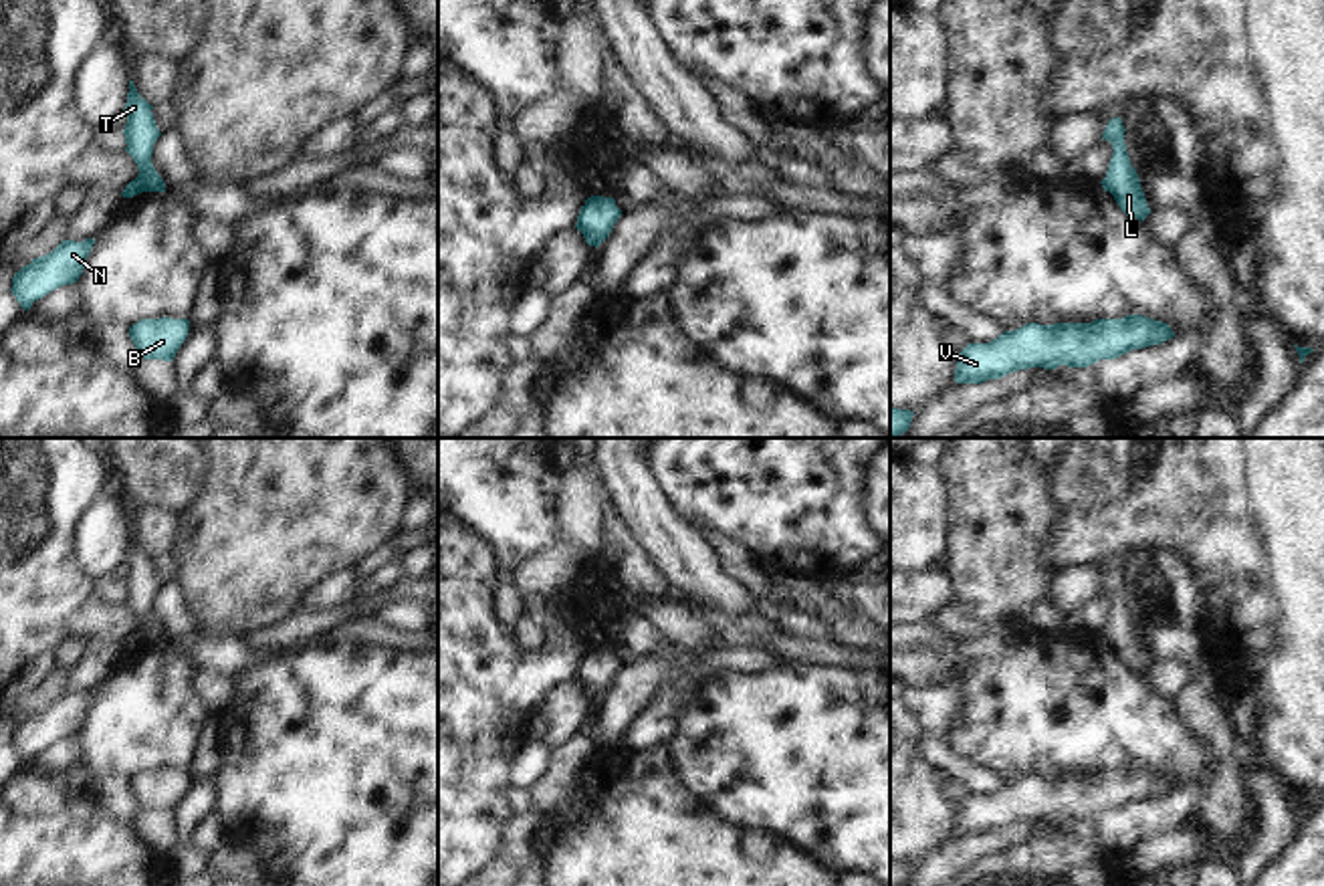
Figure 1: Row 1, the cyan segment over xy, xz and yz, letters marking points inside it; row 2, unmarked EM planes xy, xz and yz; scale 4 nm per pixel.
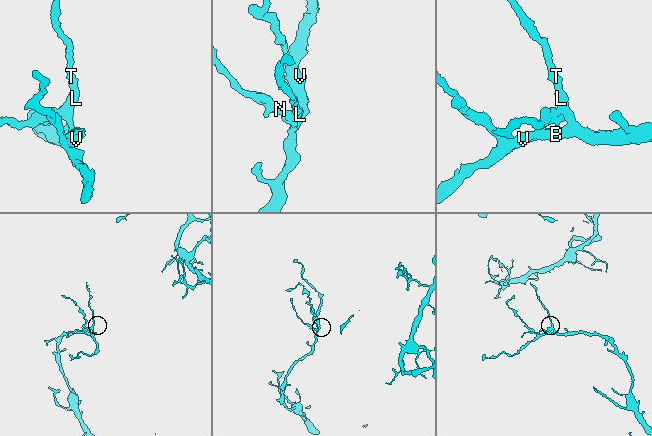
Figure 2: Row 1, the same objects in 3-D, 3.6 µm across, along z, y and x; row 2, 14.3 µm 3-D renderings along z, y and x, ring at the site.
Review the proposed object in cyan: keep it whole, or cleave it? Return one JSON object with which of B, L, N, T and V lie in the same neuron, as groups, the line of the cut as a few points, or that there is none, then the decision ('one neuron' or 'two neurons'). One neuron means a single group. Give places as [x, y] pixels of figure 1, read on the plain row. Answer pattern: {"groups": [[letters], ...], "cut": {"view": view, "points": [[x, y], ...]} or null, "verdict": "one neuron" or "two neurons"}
{"groups": [["B", "L", "N", "T", "V"]], "cut": null, "verdict": "one neuron"}

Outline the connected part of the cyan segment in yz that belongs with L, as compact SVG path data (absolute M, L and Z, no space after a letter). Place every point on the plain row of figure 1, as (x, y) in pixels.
M1120 569L1108 573L1102 591L1112 595L1112 612L1106 624L1106 630L1100 634L1106 644L1110 644L1120 658L1120 662L1136 672L1142 672L1150 666L1144 644L1136 622L1130 616L1126 595L1124 595L1124 577Z

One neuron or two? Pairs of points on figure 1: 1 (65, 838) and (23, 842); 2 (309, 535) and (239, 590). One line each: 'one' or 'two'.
1: one
2: one

